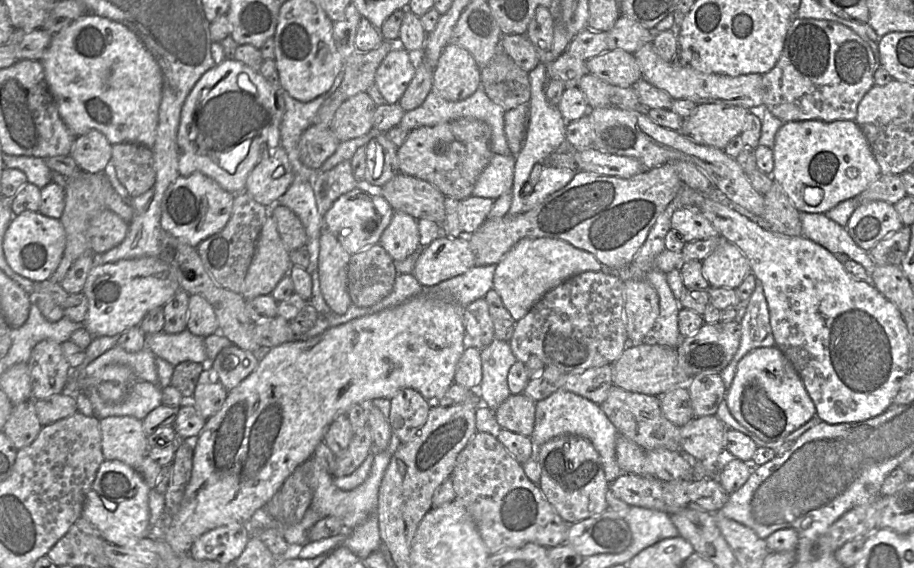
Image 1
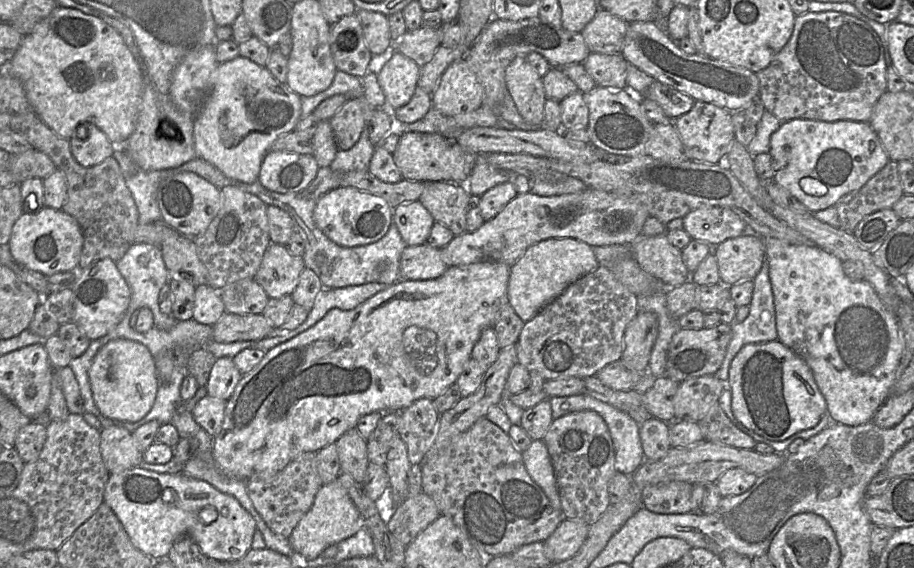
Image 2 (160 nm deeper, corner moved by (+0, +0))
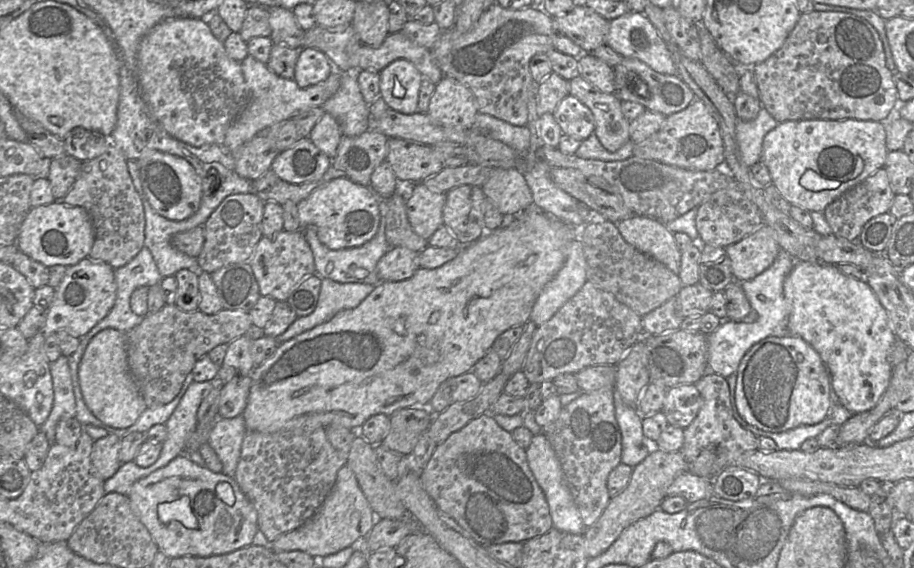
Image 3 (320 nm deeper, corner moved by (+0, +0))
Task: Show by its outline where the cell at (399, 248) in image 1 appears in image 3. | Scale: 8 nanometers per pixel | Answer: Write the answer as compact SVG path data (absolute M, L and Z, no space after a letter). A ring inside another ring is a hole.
M423 183L414 184L406 199L409 223L416 234L428 240L443 225L445 193L429 190Z

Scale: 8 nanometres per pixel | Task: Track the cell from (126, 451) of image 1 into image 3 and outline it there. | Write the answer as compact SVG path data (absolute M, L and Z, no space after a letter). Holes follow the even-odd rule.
M108 433L94 441L91 451L91 463L95 474L103 481L112 477L122 463L119 460L121 438Z

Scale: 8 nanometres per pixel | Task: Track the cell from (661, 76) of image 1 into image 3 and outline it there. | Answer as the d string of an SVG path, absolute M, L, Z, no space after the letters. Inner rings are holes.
M628 12L611 20L606 45L623 58L638 59L658 73L677 75L664 41L642 13Z

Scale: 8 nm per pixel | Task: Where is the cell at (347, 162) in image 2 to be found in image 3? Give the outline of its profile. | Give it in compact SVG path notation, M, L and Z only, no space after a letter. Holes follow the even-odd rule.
M342 73L338 90L322 105L323 111L335 118L345 136L358 136L369 129L368 108L354 73Z

